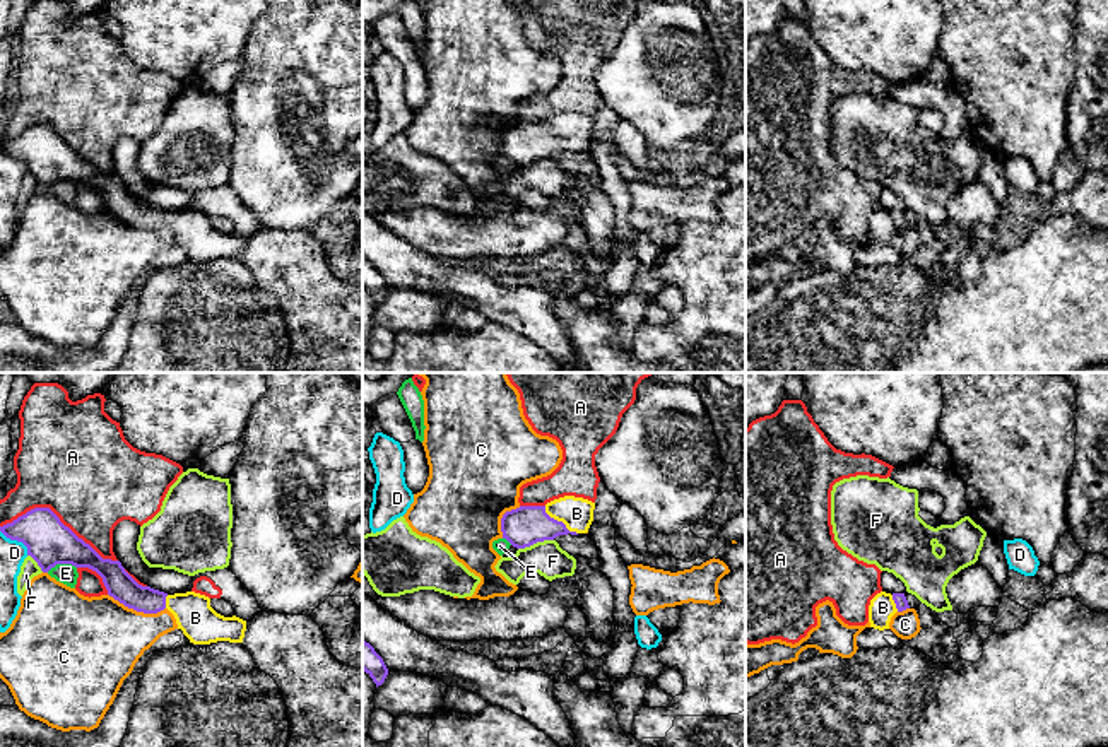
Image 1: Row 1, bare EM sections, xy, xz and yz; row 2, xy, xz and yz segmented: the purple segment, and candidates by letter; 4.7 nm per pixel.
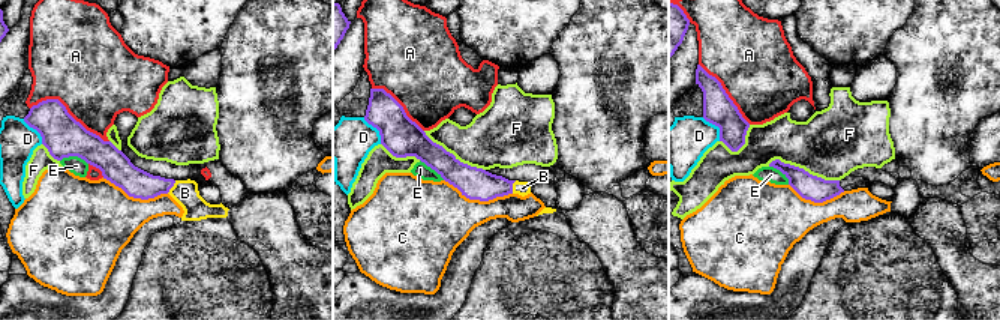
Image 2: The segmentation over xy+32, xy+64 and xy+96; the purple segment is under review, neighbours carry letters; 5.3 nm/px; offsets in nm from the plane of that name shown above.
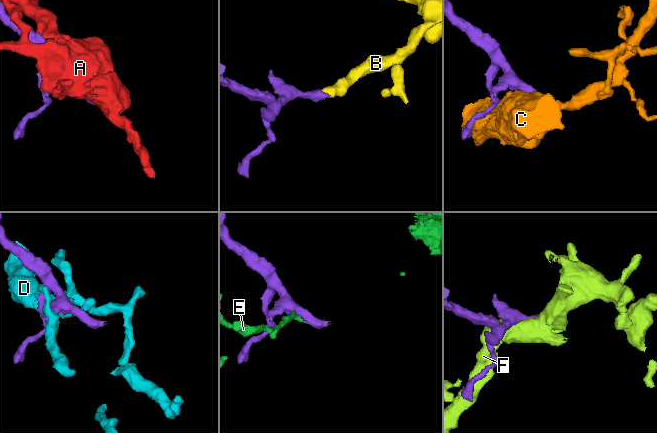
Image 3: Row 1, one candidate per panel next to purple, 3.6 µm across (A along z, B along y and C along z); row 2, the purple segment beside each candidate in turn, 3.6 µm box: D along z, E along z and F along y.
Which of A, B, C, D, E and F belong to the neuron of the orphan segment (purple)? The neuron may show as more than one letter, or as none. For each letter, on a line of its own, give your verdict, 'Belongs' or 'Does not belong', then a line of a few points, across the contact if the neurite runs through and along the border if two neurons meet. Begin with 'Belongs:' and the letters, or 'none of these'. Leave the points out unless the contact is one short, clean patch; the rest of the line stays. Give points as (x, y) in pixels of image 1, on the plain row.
Belongs: B
A: Does not belong
B: Belongs. Line: xz (522, 144), (559, 139), (566, 132), (577, 130)
C: Does not belong
D: Does not belong
E: Does not belong. Line: xy (76, 183), (55, 182), (47, 188)
F: Does not belong

